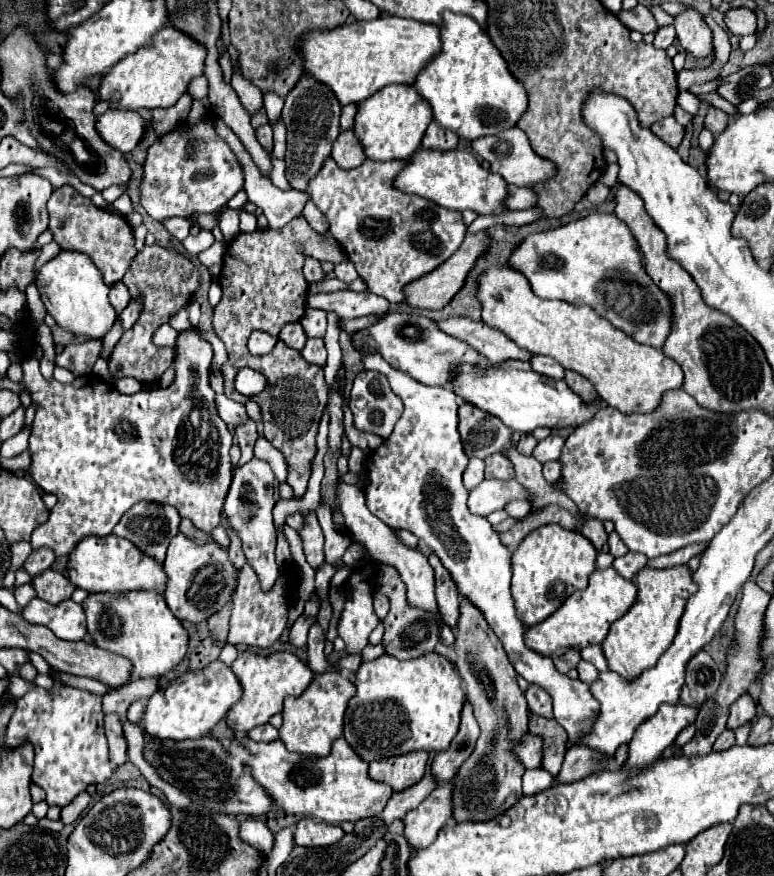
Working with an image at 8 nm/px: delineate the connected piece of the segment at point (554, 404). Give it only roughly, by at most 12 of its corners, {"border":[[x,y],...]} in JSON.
{"border":[[491,363],[457,369],[455,395],[519,433],[579,427],[583,403],[561,379]]}

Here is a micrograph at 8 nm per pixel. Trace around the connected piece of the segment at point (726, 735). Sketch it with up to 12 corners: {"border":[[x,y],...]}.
{"border":[[731,729],[717,737],[713,751],[723,751],[735,745]]}

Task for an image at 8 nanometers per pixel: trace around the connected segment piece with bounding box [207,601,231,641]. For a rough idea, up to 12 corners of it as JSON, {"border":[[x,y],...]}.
{"border":[[231,601],[209,623],[219,641],[227,637]]}

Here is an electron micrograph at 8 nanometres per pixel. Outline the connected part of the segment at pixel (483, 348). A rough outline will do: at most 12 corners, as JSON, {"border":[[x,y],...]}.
{"border":[[451,317],[439,329],[469,343],[491,363],[527,361],[501,331],[481,321]]}

